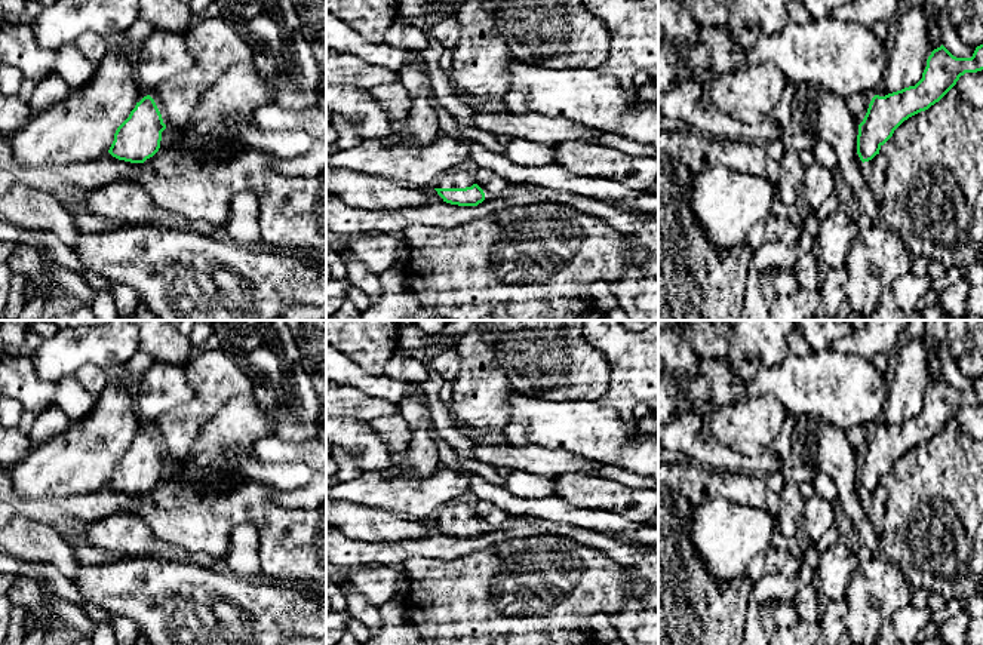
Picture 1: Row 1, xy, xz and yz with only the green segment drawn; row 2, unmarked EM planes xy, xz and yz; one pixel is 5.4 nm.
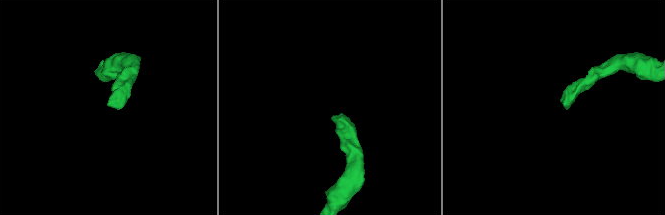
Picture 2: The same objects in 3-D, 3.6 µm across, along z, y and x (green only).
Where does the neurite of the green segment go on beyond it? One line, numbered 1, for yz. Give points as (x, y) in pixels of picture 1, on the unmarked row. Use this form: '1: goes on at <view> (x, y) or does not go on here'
1: does not go on here

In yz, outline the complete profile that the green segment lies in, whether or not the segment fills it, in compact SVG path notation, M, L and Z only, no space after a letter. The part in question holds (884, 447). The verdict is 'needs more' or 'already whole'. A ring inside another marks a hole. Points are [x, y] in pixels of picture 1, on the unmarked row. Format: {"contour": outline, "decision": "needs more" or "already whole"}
{"contour": "M943 377L931 384L922 411L885 429L875 427L858 457L857 486L869 494L909 449L939 434L965 405L983 402L983 377L971 390L956 390Z", "decision": "already whole"}

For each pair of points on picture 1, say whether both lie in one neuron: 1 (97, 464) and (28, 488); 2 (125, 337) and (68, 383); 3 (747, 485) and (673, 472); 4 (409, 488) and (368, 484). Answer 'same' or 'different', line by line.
1: same
2: different
3: same
4: same

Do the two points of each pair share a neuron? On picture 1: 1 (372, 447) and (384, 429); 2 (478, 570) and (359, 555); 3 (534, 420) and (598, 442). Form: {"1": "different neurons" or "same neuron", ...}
{"1": "different neurons", "2": "different neurons", "3": "same neuron"}

